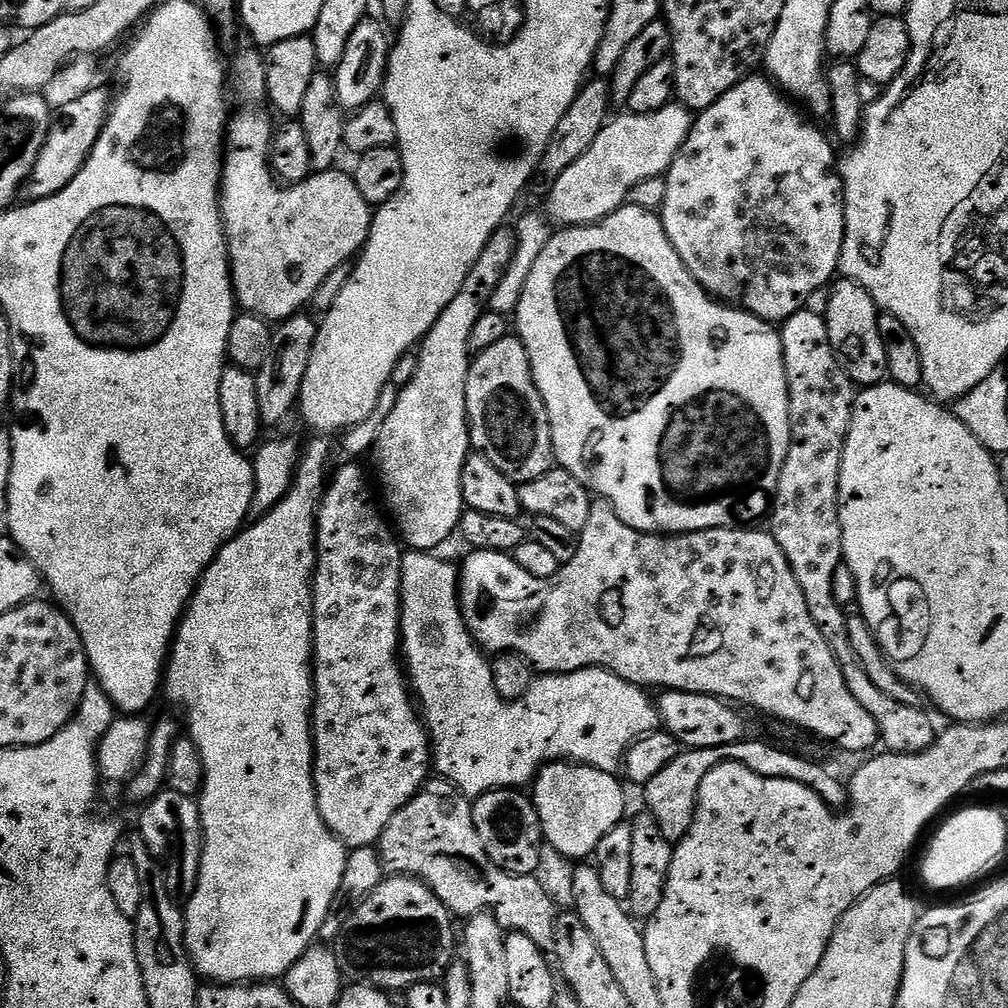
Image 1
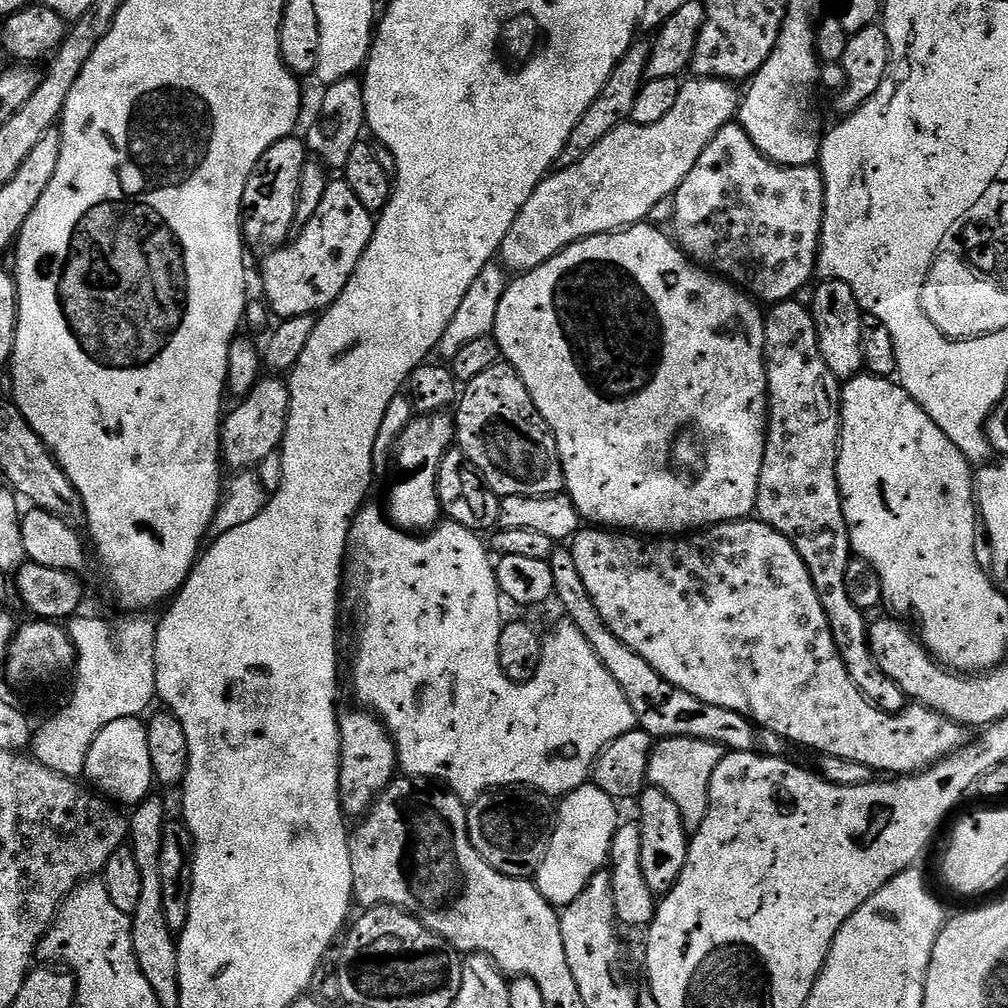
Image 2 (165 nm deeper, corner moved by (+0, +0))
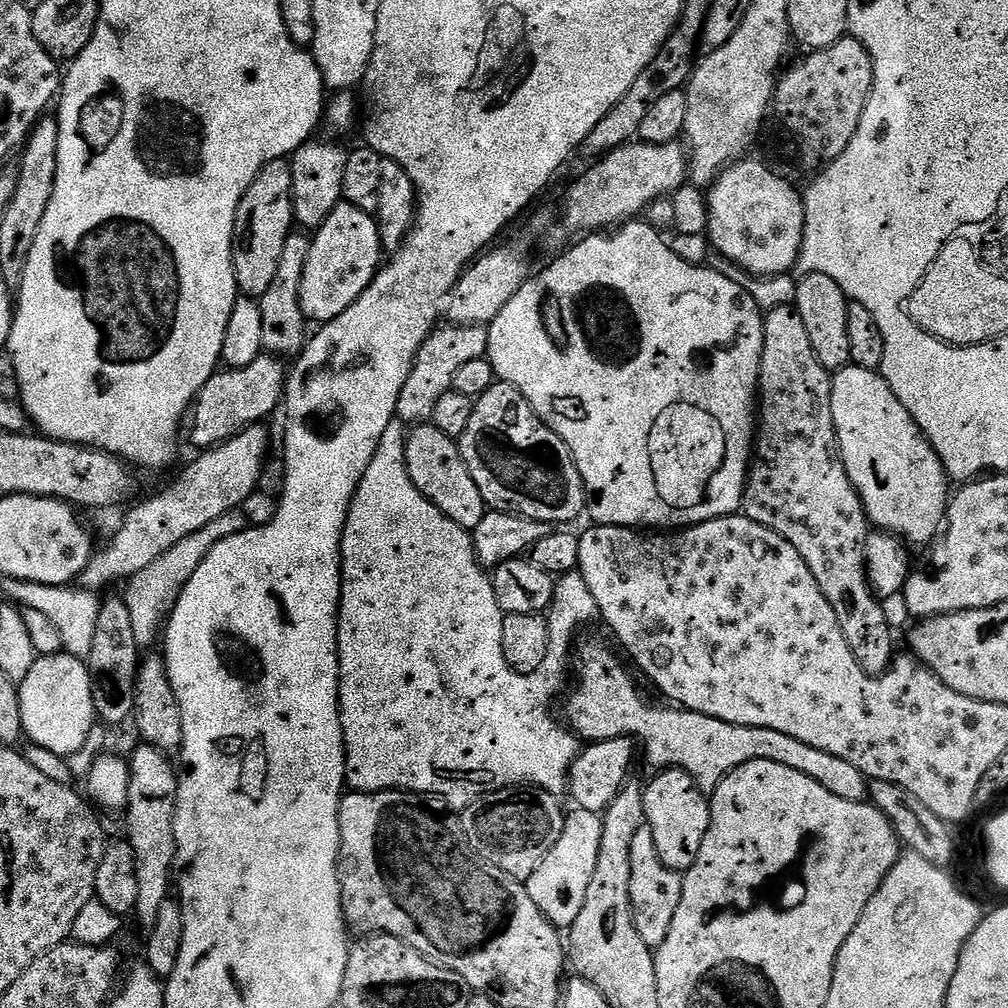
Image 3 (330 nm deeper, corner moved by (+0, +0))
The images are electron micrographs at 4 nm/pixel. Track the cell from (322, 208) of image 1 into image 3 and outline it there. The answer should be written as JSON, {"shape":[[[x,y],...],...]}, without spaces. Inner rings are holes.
{"shape":[[[341,202],[334,206],[324,225],[315,229],[311,241],[310,254],[302,270],[300,305],[305,321],[316,320],[317,325],[322,325],[354,306],[354,302],[380,271],[380,226],[373,213],[363,212],[358,210],[358,206]]]}

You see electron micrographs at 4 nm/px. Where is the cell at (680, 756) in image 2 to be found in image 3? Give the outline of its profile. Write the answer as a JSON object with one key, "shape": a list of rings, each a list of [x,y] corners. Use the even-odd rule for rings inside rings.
{"shape":[[[577,639],[574,644],[574,672],[576,668],[576,685],[567,693],[568,705],[564,708],[563,719],[567,727],[575,732],[577,737],[584,742],[595,742],[601,739],[602,734],[637,734],[644,739],[642,752],[648,755],[648,760],[653,764],[653,769],[680,768],[694,778],[694,782],[705,794],[710,794],[738,766],[748,760],[769,760],[782,762],[782,766],[790,766],[790,770],[798,770],[806,774],[806,778],[814,778],[818,786],[826,786],[830,794],[838,798],[846,798],[850,802],[864,800],[868,795],[869,779],[861,774],[858,766],[850,766],[843,758],[834,758],[834,754],[826,754],[826,750],[814,750],[814,746],[806,746],[806,742],[798,742],[798,738],[790,738],[786,734],[778,734],[778,730],[765,728],[751,728],[738,726],[730,722],[722,722],[718,718],[710,718],[706,714],[689,712],[679,706],[664,706],[668,708],[655,708],[644,701],[638,685],[632,681],[630,673],[624,669],[625,661],[616,657],[617,649],[604,640]]]}

